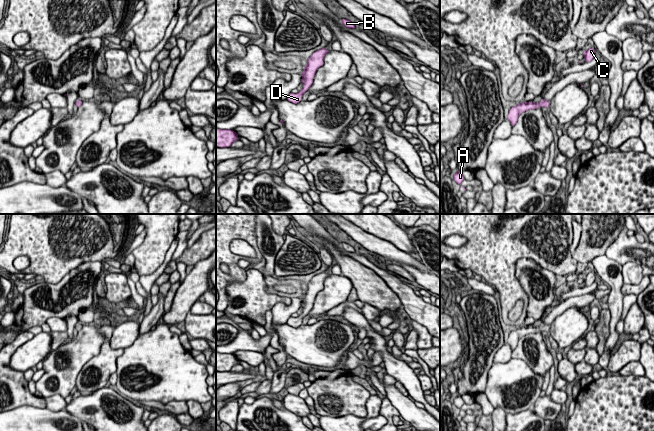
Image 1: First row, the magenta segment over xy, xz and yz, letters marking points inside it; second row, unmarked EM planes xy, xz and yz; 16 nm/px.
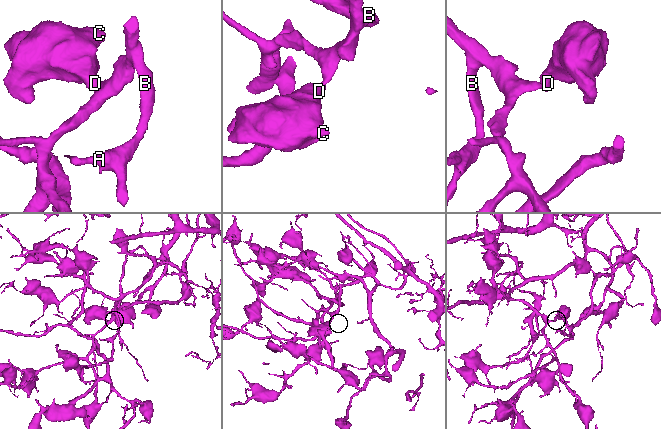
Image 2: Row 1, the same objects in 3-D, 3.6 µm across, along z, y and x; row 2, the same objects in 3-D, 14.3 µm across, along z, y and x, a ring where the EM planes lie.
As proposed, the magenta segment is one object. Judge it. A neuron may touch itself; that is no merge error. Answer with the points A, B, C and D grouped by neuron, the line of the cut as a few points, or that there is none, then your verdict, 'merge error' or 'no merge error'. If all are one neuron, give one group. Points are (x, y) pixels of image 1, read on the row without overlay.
groups A B C D; cut none; no merge error

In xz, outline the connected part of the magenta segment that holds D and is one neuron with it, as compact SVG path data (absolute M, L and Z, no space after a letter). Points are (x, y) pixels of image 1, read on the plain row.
M322 272L315 275L308 282L307 289L304 291L304 295L302 296L302 300L303 300L301 304L301 307L303 308L302 314L296 318L293 318L292 316L289 317L286 324L294 328L297 328L300 325L302 325L303 318L306 315L308 315L308 313L311 311L317 293L324 288L324 281L329 276L330 275L327 274L326 272Z

